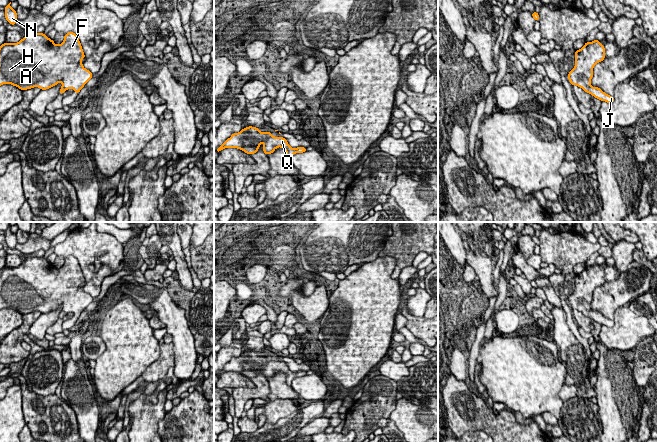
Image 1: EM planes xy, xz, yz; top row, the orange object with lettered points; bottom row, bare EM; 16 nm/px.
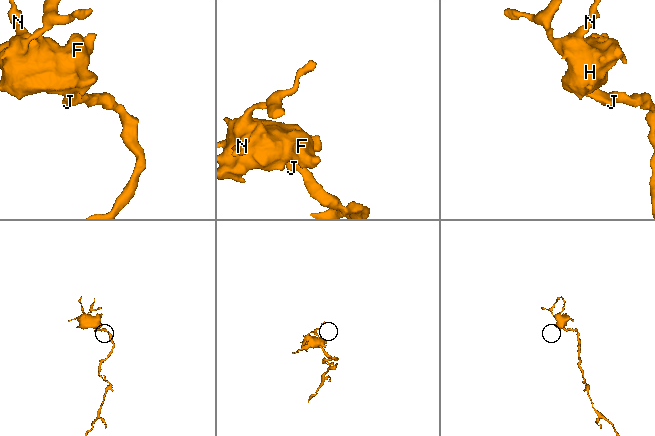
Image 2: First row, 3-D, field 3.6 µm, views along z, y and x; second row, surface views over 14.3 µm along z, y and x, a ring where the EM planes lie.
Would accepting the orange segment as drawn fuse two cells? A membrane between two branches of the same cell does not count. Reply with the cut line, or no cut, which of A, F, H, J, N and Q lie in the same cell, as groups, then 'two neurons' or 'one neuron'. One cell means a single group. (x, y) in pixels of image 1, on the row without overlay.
cut none; groups A F H J N Q; one neuron

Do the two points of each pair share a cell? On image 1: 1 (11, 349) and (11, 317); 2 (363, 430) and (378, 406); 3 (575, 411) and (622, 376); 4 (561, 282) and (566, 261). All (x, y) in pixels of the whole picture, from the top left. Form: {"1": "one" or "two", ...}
{"1": "two", "2": "one", "3": "two", "4": "two"}

